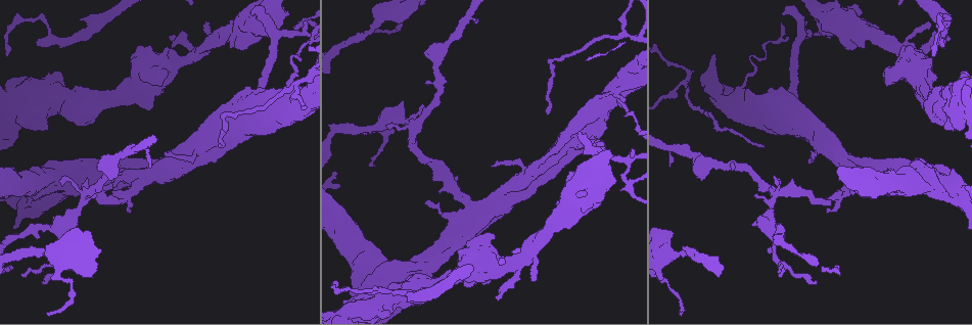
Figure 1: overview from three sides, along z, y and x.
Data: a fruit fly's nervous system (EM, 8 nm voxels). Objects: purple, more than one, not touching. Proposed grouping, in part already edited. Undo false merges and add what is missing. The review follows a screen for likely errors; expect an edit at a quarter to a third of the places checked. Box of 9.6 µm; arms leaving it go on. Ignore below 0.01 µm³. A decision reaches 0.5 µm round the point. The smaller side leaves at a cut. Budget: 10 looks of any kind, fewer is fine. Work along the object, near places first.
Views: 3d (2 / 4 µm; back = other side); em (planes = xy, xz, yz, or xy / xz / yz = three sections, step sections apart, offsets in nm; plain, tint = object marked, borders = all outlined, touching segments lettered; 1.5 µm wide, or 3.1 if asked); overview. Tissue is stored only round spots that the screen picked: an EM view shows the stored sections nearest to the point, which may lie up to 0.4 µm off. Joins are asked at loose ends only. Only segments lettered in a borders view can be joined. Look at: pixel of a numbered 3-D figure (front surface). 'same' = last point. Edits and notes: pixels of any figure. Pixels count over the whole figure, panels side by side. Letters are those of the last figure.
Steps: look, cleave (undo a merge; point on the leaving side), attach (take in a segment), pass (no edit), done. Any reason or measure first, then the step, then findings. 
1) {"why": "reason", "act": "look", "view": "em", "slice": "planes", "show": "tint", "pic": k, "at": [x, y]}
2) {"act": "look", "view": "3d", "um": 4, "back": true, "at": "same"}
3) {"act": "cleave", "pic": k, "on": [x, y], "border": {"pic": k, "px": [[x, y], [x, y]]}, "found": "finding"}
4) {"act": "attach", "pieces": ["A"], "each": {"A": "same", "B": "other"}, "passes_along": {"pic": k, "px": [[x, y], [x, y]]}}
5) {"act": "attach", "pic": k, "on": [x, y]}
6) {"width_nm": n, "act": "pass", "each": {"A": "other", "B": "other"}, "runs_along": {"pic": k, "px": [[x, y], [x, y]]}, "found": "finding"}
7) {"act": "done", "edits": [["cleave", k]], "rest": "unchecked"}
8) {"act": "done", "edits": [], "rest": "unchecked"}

{"why": "thin end", "act": "look", "view": "em", "slice": "planes", "show": "borders", "pic": 1, "at": [817, 154]}

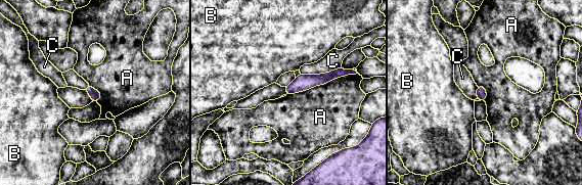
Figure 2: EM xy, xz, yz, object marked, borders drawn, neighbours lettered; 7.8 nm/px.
{"act": "pass", "each": {"A": "other", "B": "other", "C": "other"}, "border": {"pic": 2, "px": [[357, 73], [286, 95]]}, "found": "none of them fits"}

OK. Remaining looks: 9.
{"why": "three-way junction", "act": "look", "view": "3d", "um": 4, "pic": 1, "at": [781, 190]}

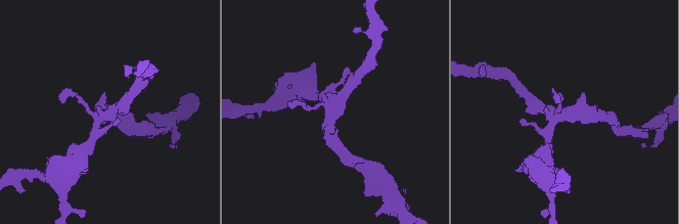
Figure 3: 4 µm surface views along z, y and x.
{"act": "look", "view": "em", "slice": "planes", "show": "borders", "pic": 3, "at": [560, 115]}

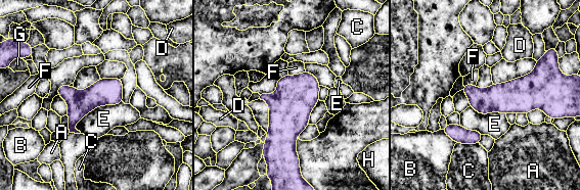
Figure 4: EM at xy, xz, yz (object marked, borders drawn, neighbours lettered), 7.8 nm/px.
{"act": "pass", "each": {"A": "other", "B": "other", "C": "other", "D": "other", "E": "other", "F": "other", "G": "other", "H": "other"}, "runs_along": {"pic": 4, "px": [[118, 81], [75, 115], [72, 130]]}, "found": "all the same neuron"}

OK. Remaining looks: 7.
{"why": "sudden change in width", "act": "look", "view": "em", "slice": "planes", "show": "borders", "pic": 1, "at": [597, 193]}

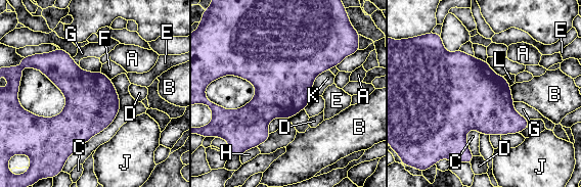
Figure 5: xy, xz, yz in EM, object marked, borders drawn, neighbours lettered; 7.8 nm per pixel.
{"width_nm": 420, "act": "pass", "each": {"A": "other", "B": "other", "C": "other", "D": "other", "E": "other", "F": "other", "G": "other", "H": "other", "J": "other", "K": "other", "L": "other"}, "border": {"pic": 5, "px": [[328, 68], [315, 78], [312, 95]]}, "found": "one neuron here"}

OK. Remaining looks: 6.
{"why": "thin end", "act": "look", "view": "em", "slice": "xz", "step": 4, "show": "borders", "pic": 1, "at": [170, 38]}

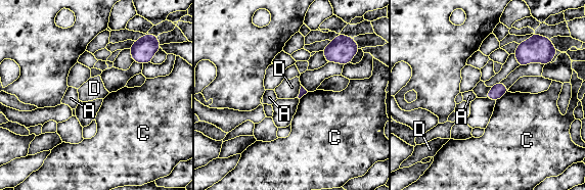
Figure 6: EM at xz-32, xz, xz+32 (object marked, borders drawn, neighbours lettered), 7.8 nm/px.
{"act": "look", "view": "em", "slice": "planes", "show": "borders", "at": "same"}

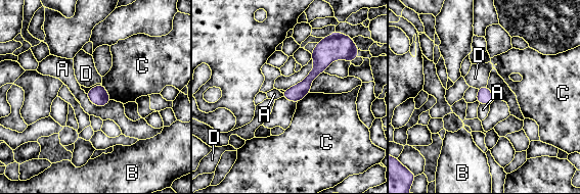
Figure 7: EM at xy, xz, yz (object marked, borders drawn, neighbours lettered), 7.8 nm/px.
{"width_nm": 110, "act": "pass", "each": {"A": "other", "B": "other", "C": "other", "D": "other"}, "border": {"pic": 7, "px": [[86, 94], [98, 106], [110, 100]]}, "found": "no lettered segment goes on from it"}

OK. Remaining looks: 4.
{"act": "done", "edits": [], "rest": "unchecked"}

